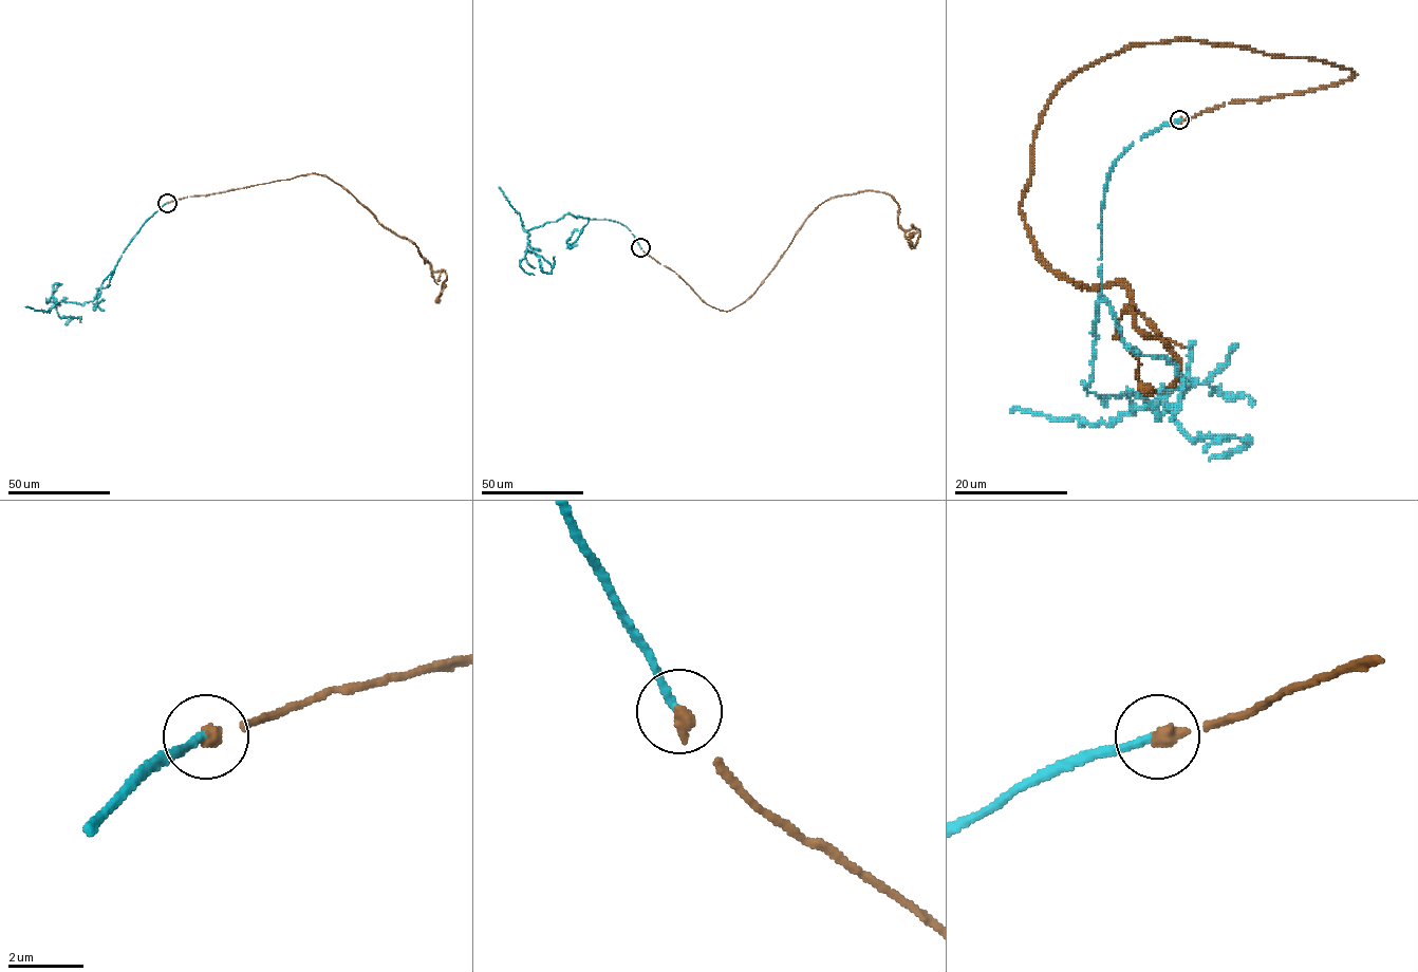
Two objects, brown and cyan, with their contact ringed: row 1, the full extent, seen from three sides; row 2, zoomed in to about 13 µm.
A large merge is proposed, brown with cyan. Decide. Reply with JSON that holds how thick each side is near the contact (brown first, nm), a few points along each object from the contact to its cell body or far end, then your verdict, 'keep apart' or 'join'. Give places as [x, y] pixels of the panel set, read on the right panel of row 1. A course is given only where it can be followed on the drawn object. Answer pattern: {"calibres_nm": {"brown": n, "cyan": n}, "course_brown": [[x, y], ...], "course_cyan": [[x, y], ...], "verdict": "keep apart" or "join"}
{"calibres_nm": {"brown": 380, "cyan": 200}, "course_brown": [[1180, 120], [1354, 72], [1174, 39], [1055, 91], [1020, 210], [1177, 377], [1127, 347]], "course_cyan": [[1180, 120], [1112, 167], [1086, 390], [1139, 409], [1163, 400], [1192, 438], [1247, 438], [1209, 456]], "verdict": "keep apart"}

